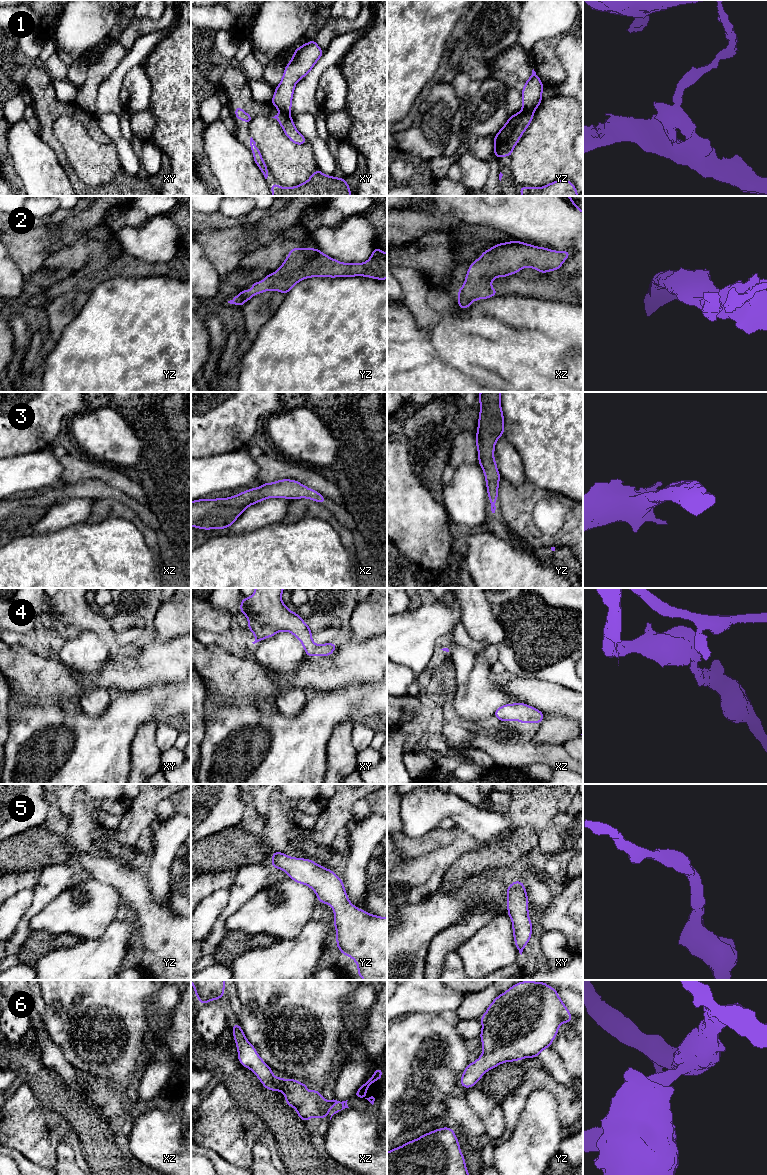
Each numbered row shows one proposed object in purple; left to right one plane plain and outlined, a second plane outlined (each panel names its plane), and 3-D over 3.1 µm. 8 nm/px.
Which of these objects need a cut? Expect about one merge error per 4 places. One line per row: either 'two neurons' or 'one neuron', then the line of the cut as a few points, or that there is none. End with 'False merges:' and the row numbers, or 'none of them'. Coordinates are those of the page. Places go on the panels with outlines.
1: two neurons | yz (522, 109), (533, 111)
2: one neuron | no cut
3: one neuron | no cut
4: one neuron | no cut
5: one neuron | no cut
6: one neuron | no cut
False merges: 1

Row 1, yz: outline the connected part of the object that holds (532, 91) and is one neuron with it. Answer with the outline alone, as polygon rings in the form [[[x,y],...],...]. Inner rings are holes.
[[[534,69],[522,89],[522,110],[535,111],[542,102],[543,83]]]

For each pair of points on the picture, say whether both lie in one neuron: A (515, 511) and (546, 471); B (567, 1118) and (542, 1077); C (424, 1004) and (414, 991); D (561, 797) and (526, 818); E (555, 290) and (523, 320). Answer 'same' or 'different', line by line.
A: different
B: same
C: same
D: same
E: different

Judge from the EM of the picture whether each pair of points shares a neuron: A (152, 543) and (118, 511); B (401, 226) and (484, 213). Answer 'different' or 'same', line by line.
A: same
B: different

